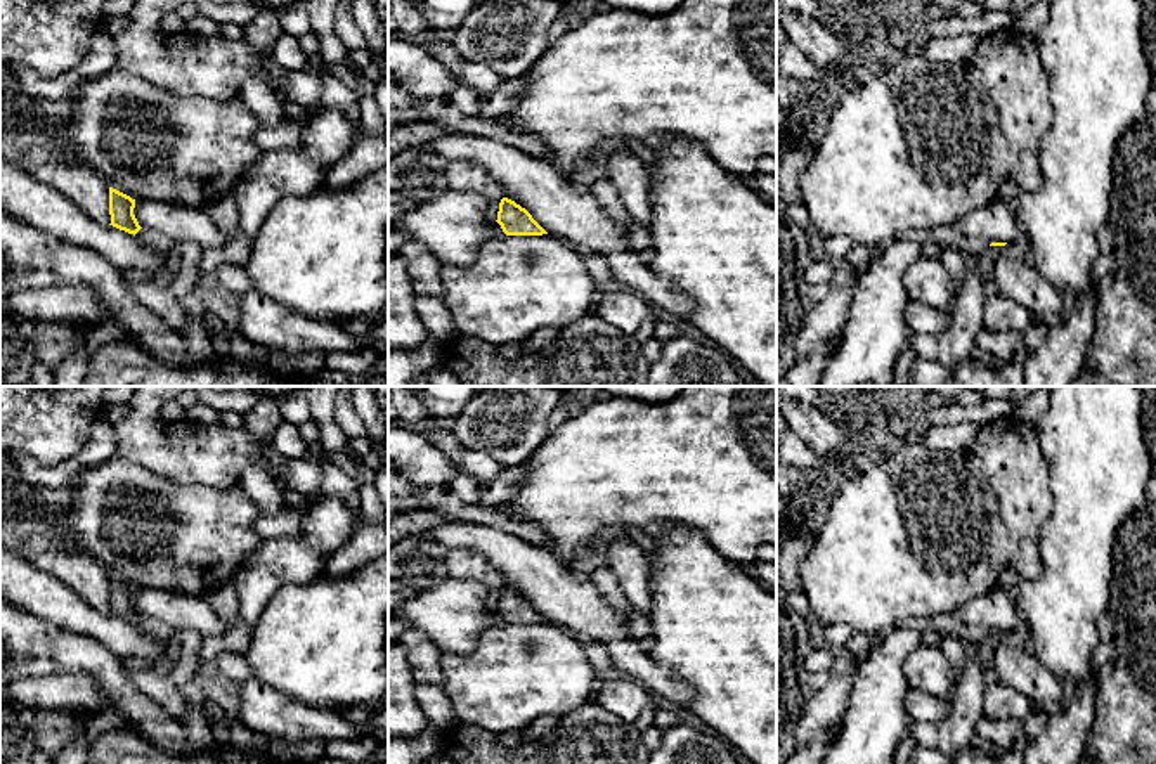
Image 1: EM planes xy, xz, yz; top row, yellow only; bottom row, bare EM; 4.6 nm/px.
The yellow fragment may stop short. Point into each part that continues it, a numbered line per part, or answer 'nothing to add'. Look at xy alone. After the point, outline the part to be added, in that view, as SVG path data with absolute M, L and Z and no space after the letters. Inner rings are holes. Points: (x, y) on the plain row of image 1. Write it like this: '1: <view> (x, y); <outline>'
1: xy (149, 626); M142 615L135 624L144 634L153 636L159 643L168 643L173 636L172 627L168 627L166 624L163 624L153 617Z

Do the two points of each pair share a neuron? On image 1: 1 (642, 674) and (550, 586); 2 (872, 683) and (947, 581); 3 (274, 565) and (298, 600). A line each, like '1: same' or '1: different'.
1: same
2: different
3: different

